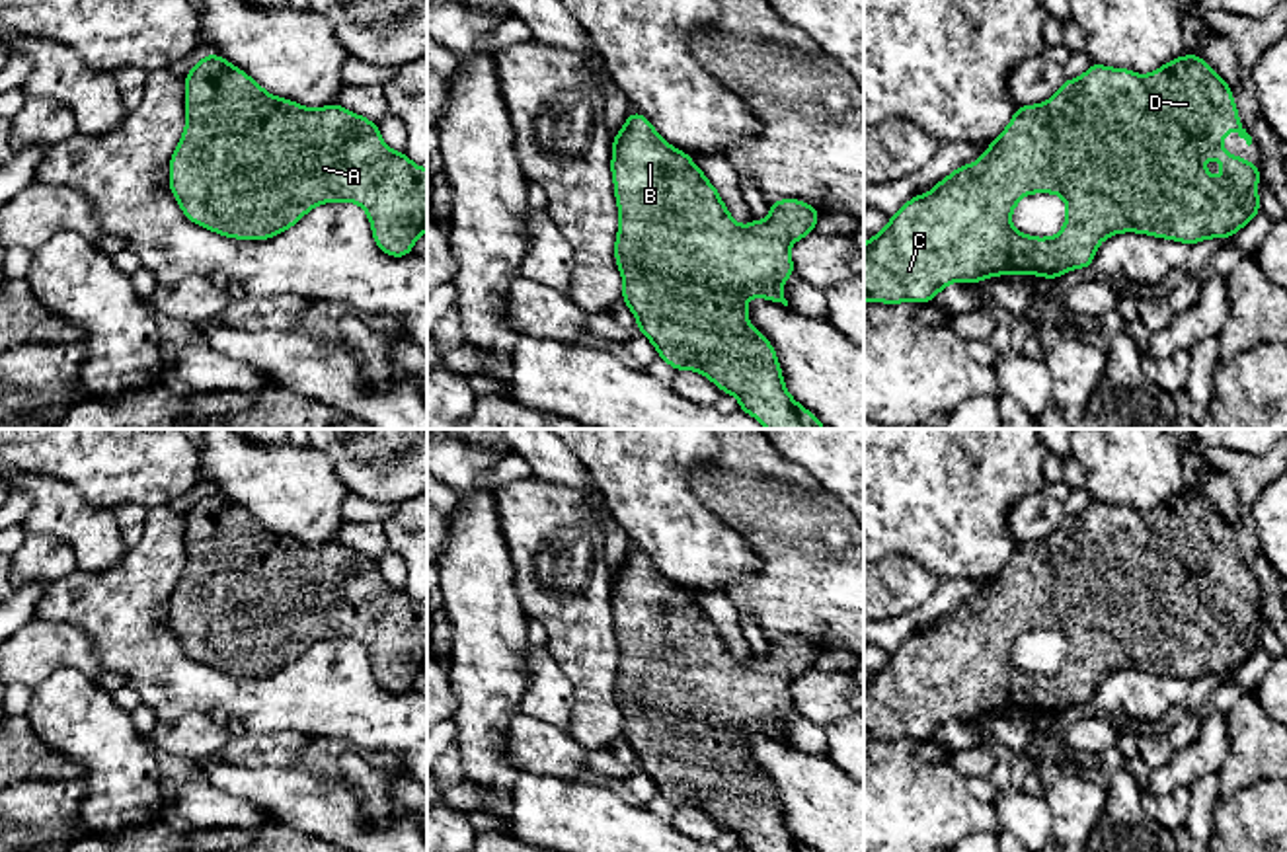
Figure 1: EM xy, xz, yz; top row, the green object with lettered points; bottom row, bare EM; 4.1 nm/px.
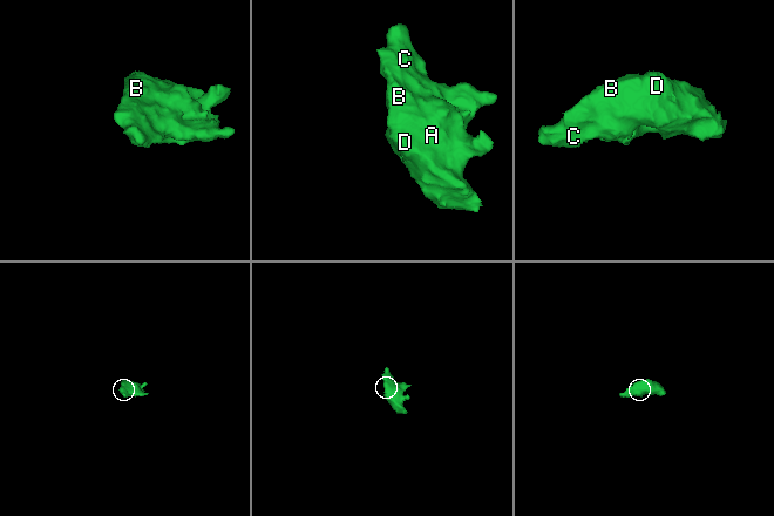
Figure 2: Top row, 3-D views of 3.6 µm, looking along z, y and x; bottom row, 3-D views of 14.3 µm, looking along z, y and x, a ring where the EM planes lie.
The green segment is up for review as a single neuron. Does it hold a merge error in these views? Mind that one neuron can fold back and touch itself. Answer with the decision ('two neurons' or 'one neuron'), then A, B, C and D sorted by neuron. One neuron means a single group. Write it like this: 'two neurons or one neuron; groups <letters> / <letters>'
one neuron; groups A B C D

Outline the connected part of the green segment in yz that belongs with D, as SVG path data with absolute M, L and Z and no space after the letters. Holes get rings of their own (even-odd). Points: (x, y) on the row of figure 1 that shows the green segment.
M1197 55L1178 57L1145 78L1129 68L1092 62L1080 78L1065 78L1045 103L1018 105L1008 127L977 162L956 168L934 183L930 193L907 201L876 238L866 238L864 302L932 302L950 283L979 283L994 275L1034 273L1057 279L1071 269L1090 267L1100 242L1119 232L1141 232L1188 246L1234 236L1260 213L1260 166L1225 152L1223 135L1232 129L1252 144L1228 84ZM1203 158L1221 162L1221 181L1203 168ZM1030 193L1055 193L1065 199L1067 218L1057 236L1034 238L1010 224L1014 207Z

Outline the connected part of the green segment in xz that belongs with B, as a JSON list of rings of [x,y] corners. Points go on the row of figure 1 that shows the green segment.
[[[634,111],[612,138],[610,172],[620,216],[614,257],[624,281],[622,298],[657,355],[675,370],[688,368],[708,376],[766,429],[827,429],[788,394],[774,347],[747,318],[751,296],[788,306],[782,285],[786,277],[796,275],[788,248],[813,232],[821,211],[798,199],[780,199],[770,205],[766,220],[737,224],[700,166],[690,162],[690,154],[667,144],[640,111]]]

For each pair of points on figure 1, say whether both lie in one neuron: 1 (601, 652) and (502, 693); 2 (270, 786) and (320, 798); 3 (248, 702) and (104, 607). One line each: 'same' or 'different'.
1: different
2: same
3: same

